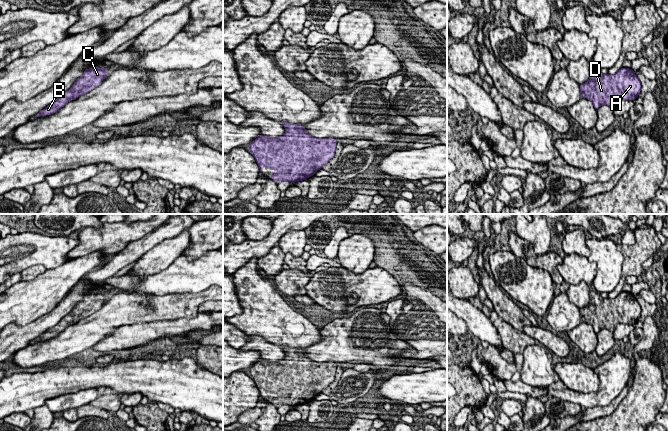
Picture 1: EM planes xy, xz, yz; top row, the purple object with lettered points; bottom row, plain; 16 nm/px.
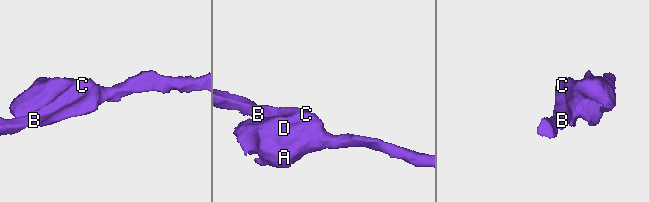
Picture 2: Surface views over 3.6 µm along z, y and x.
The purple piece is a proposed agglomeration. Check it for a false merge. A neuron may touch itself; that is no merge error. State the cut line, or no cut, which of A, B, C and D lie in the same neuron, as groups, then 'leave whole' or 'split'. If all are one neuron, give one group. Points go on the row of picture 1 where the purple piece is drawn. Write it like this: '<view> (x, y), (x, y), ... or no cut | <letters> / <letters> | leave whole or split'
no cut | A B C D | leave whole

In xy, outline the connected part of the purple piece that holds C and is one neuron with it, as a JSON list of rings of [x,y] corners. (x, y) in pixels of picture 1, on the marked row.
[[[104,67],[86,69],[83,75],[76,80],[68,91],[63,93],[54,103],[48,105],[45,109],[34,115],[34,118],[42,115],[51,115],[65,106],[68,102],[90,92],[102,83],[107,72],[107,69]]]

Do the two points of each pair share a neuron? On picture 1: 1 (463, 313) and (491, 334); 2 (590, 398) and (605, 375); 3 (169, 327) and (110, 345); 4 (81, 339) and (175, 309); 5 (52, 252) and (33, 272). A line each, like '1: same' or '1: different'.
1: same
2: same
3: same
4: same
5: different

